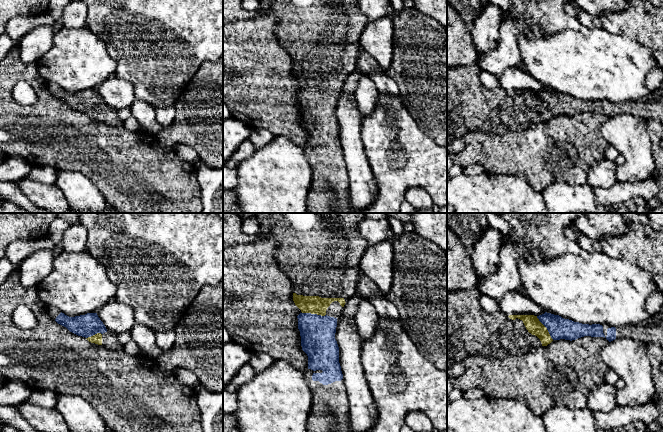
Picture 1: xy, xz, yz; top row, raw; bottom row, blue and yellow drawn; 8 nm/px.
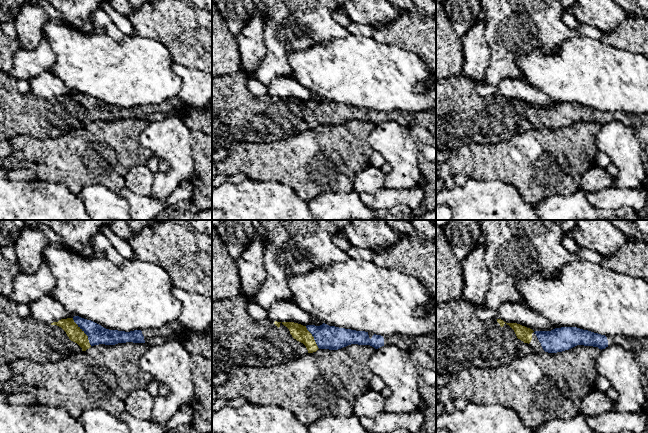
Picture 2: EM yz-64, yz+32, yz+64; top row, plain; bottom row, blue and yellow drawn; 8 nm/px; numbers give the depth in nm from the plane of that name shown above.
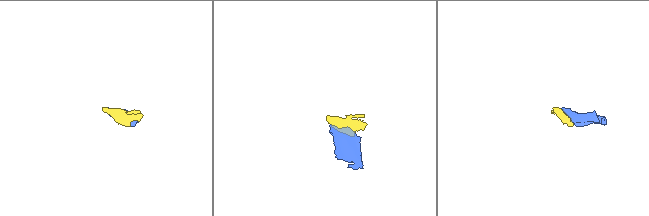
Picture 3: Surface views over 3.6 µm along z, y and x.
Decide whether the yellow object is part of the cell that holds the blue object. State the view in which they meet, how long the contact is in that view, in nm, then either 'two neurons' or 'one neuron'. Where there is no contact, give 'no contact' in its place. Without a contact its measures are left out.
xz | 190 nm | one neuron

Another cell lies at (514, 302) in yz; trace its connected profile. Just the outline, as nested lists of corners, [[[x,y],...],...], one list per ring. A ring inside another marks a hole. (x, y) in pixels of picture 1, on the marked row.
[[[520,291],[507,292],[498,300],[500,311],[506,315],[534,315],[539,316],[545,311],[533,300]]]

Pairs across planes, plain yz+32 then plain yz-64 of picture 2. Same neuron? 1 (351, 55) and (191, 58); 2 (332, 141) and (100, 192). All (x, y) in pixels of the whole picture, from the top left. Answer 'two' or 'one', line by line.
1: two
2: two

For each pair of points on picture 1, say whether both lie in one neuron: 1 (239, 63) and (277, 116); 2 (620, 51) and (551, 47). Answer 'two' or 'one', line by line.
1: one
2: one

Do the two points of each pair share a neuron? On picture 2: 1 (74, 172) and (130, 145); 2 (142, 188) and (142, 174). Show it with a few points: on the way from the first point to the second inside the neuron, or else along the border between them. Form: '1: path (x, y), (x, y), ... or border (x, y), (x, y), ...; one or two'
1: path (91, 172), (103, 172), (109, 177), (120, 162); one
2: path (142, 185), (142, 177); one

